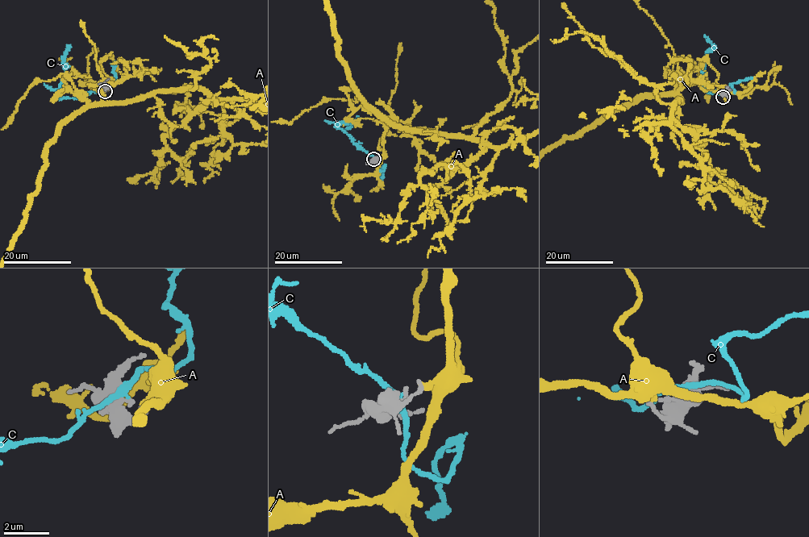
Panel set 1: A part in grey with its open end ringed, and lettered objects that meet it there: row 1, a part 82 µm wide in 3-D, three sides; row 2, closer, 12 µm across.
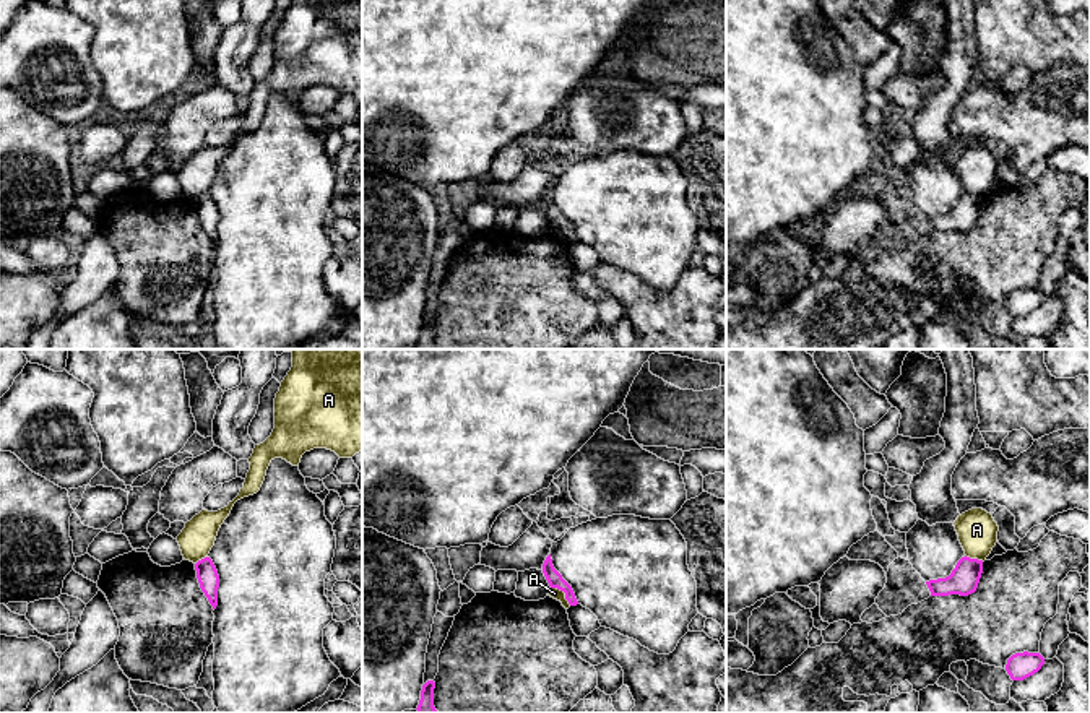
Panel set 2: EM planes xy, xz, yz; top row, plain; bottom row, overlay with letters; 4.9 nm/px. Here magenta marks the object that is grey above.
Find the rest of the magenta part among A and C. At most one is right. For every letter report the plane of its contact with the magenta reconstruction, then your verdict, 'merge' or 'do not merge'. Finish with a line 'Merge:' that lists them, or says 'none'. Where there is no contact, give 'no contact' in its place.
A: meets magenta in xz; do not merge
C: no contact; do not merge
Merge: none

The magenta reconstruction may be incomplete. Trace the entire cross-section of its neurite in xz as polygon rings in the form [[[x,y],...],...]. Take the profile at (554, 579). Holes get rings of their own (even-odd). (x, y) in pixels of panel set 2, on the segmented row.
[[[551,554],[546,557],[543,564],[543,573],[549,583],[551,588],[557,588],[565,593],[565,599],[570,606],[577,606],[578,601],[575,598],[575,593],[572,586],[562,578],[562,575],[554,568]]]

